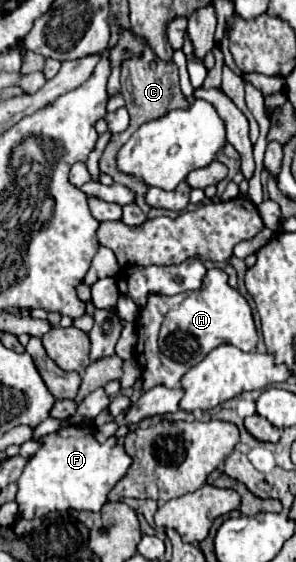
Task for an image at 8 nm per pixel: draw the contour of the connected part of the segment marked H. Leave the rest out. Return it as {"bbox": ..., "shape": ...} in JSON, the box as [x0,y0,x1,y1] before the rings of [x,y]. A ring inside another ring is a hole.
{"bbox":[135,268,257,390],"shape":[[[219,268],[207,270],[201,288],[195,292],[181,293],[173,298],[155,296],[155,294],[149,296],[147,306],[139,312],[135,328],[139,334],[135,346],[135,360],[141,367],[143,390],[151,390],[155,386],[175,388],[181,376],[189,368],[199,364],[219,344],[231,344],[243,352],[253,352],[257,346],[257,330],[253,324],[251,306],[237,290],[229,288],[227,274]],[[157,334],[159,334],[161,360],[157,352]]]}

